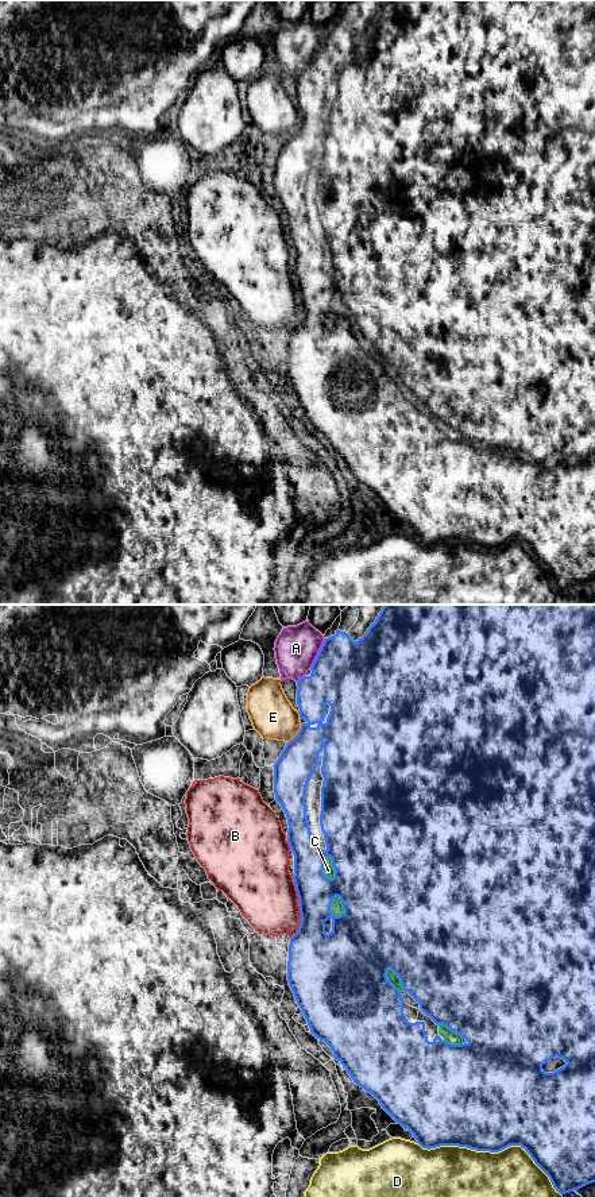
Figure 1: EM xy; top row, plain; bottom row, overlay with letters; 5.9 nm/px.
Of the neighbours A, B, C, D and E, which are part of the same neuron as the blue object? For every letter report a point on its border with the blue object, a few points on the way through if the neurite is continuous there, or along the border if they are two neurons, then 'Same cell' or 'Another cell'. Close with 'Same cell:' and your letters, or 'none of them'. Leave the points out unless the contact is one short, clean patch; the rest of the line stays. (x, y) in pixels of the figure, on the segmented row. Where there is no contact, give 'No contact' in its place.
A: Touches blue at xy (319, 653). Another cell
B: Touches blue at xy (300, 910). Another cell
C: Touches blue at xy (332, 865). Same cell
D: Touches blue at xy (494, 1151). Another cell
E: Touches blue at xy (297, 734). Another cell
Same cell: C

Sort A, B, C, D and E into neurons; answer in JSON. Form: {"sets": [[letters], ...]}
{"sets": [["A"], ["B"], ["C"], ["D"], ["E"]]}

